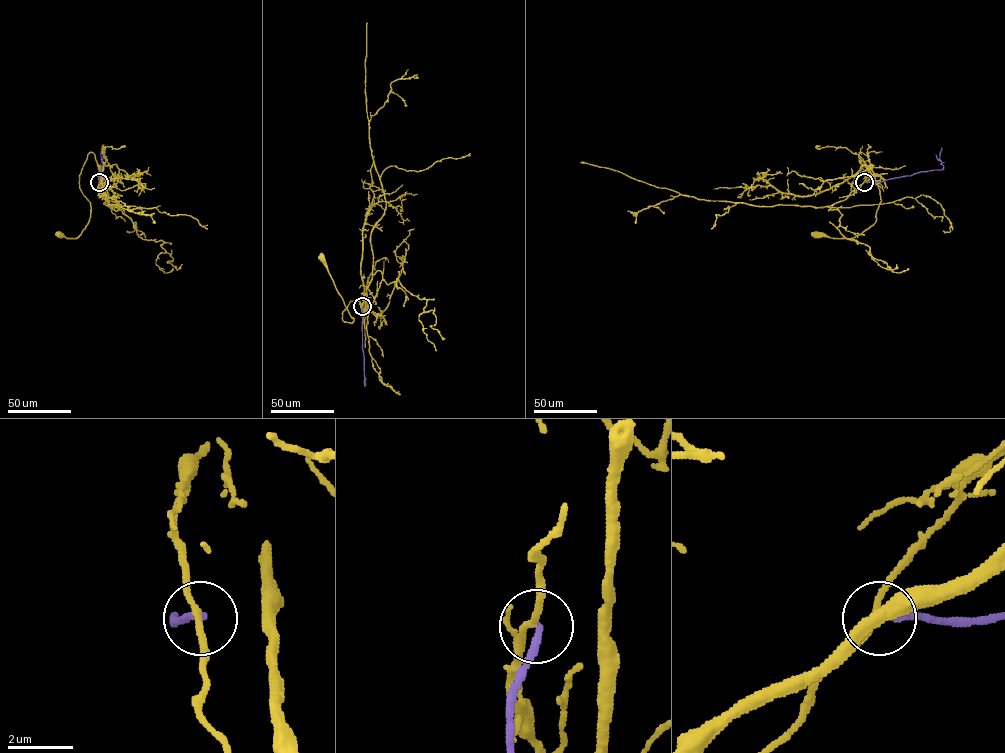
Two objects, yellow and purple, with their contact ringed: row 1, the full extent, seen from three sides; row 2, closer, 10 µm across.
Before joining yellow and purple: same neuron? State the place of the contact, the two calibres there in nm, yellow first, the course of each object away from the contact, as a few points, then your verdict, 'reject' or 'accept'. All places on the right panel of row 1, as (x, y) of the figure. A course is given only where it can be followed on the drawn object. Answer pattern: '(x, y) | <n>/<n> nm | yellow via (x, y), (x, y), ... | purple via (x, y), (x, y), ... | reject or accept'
(864, 182) | 190/240 nm | yellow via (864, 182), (870, 171), (860, 163), (859, 152), (880, 192), (881, 201), (875, 222), (850, 238), (814, 235) | purple via (864, 182), (942, 170), (941, 148) | reject

